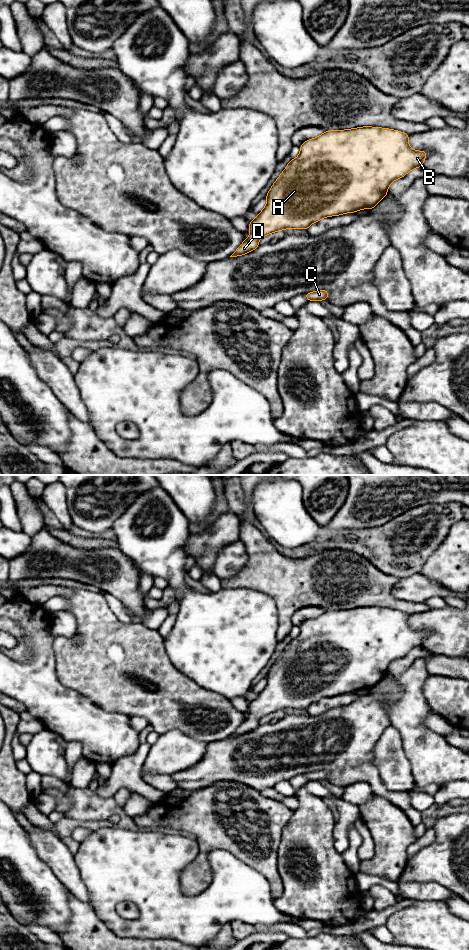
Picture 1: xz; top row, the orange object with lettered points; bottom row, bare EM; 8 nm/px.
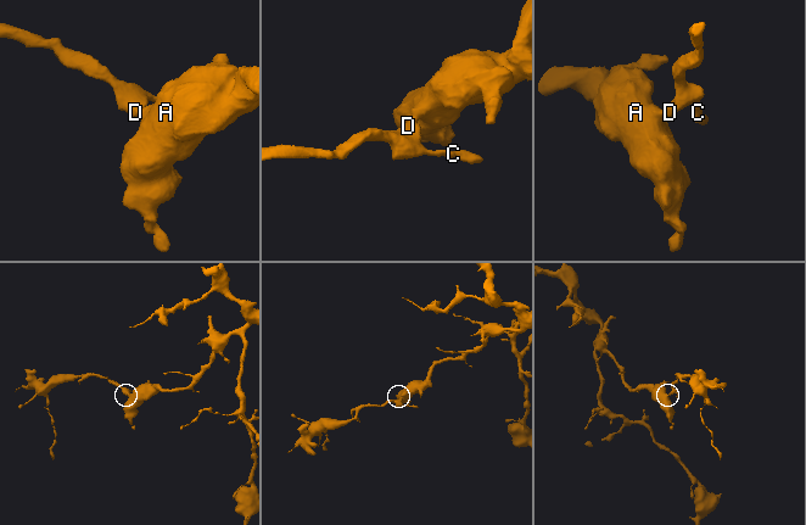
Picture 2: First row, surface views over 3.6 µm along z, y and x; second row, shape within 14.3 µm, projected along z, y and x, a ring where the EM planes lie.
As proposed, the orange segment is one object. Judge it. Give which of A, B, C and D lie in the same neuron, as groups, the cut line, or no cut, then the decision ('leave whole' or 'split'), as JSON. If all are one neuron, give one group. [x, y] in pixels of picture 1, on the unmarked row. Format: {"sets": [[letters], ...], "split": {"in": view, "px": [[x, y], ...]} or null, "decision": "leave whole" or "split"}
{"sets": [["A", "B", "C", "D"]], "split": null, "decision": "leave whole"}

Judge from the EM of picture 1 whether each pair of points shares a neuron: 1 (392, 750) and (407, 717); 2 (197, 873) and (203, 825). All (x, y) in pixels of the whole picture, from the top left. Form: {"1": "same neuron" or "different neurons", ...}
{"1": "different neurons", "2": "same neuron"}

